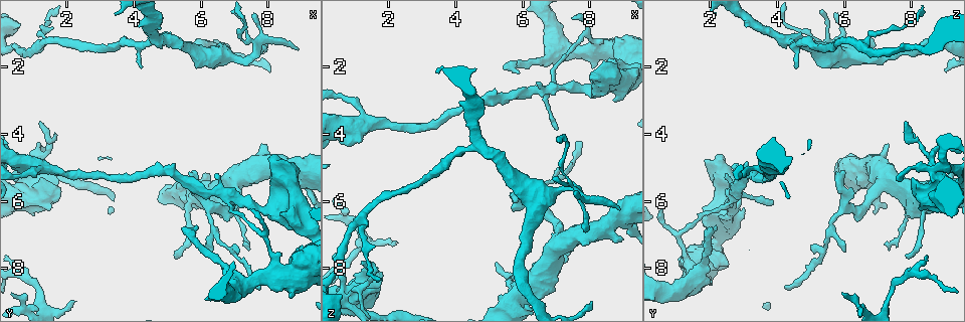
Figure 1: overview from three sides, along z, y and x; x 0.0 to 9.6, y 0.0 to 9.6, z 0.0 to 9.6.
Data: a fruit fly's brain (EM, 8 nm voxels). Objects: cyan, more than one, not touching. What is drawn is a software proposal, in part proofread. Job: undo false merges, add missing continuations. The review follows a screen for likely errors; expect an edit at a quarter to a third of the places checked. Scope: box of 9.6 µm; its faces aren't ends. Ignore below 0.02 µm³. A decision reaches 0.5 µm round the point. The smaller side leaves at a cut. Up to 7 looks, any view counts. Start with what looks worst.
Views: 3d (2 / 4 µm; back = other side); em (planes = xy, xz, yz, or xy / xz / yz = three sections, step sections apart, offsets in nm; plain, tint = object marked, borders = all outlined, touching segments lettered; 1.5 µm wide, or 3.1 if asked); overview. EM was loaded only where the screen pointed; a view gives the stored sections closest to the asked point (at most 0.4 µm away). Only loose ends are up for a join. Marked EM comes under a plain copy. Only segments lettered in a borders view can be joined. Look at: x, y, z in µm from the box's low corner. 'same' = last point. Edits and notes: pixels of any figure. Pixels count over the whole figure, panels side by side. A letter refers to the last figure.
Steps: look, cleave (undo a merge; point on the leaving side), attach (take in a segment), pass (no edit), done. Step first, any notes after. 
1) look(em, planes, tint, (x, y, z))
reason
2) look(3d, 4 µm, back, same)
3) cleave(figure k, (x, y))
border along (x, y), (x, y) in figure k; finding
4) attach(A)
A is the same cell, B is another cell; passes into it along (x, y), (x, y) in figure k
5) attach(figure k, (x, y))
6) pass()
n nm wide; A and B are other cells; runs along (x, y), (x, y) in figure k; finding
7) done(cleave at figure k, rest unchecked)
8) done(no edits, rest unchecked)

look(3d, 4 µm, (2.30, 9.00, 7.25))
free end

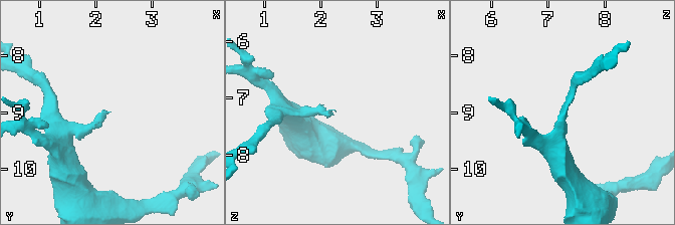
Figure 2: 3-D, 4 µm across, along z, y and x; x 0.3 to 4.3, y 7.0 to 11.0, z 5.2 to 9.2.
look(em, xz, step 4, tint, (2.25, 9.00, 7.25))

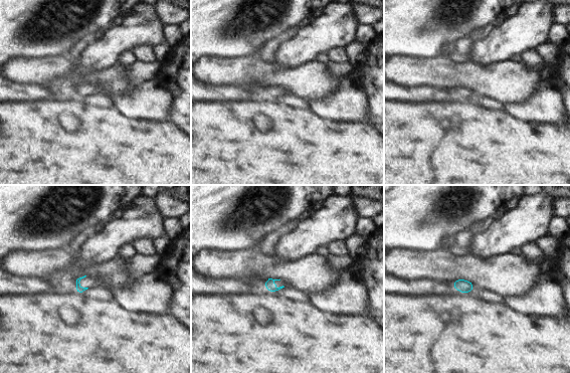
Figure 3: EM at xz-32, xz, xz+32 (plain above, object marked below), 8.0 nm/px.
look(em, xz, step 4, borders, same)

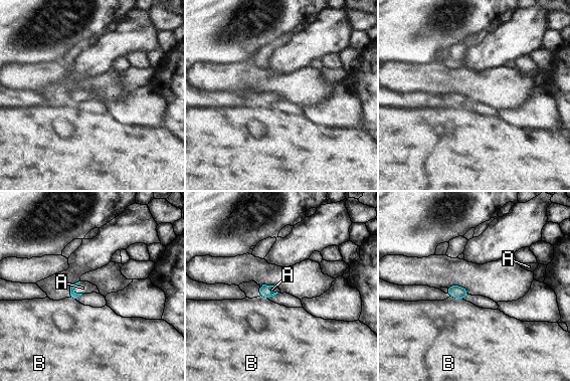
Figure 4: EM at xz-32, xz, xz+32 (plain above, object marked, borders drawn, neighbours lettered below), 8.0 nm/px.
attach(A)
A is the same cell, B is another cell; passes into it along (73, 295), (73, 287), (82, 288) in figure 4; the neuron continues

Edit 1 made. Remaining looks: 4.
look(overview)

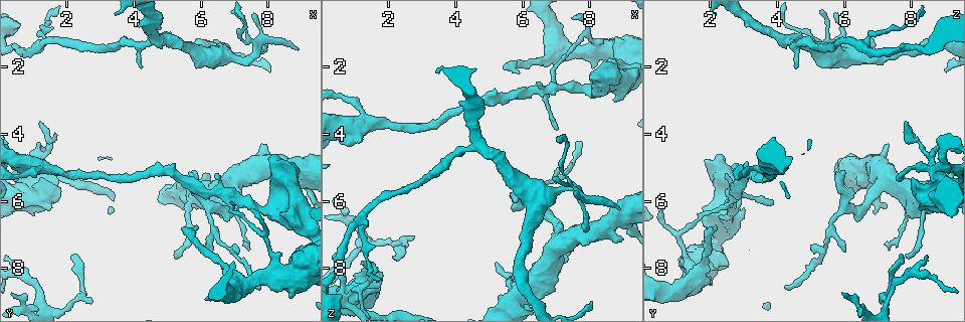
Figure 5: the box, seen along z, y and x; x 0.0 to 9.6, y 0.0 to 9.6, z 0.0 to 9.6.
look(3d, 4 µm, (6.75, 5.75, 2.65))
thick turns thin

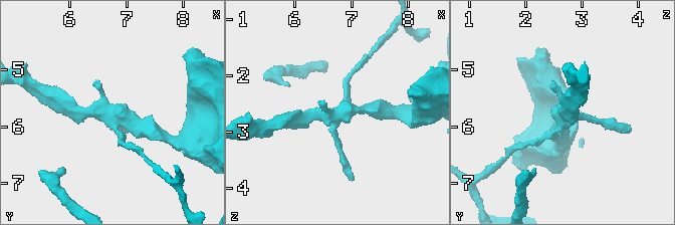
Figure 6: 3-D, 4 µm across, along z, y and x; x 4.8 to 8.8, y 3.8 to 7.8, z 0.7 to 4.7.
look(em, planes, borders, (6.80, 5.70, 2.65))

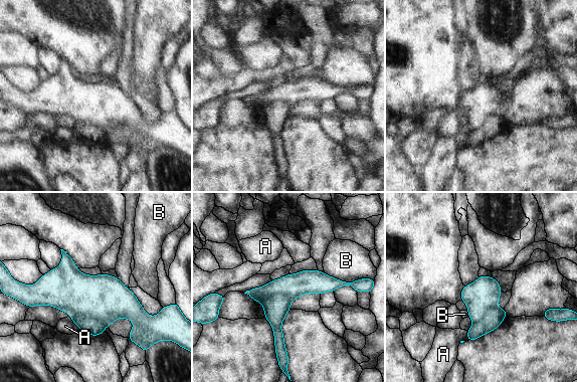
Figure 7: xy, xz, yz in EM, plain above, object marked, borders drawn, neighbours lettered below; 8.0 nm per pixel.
cleave(figure 7, (105, 298))
A and B are other cells; a second neuron is stuck on

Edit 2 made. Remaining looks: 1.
done(attach at figure 4, cleave at figure 7, rest unchecked)

